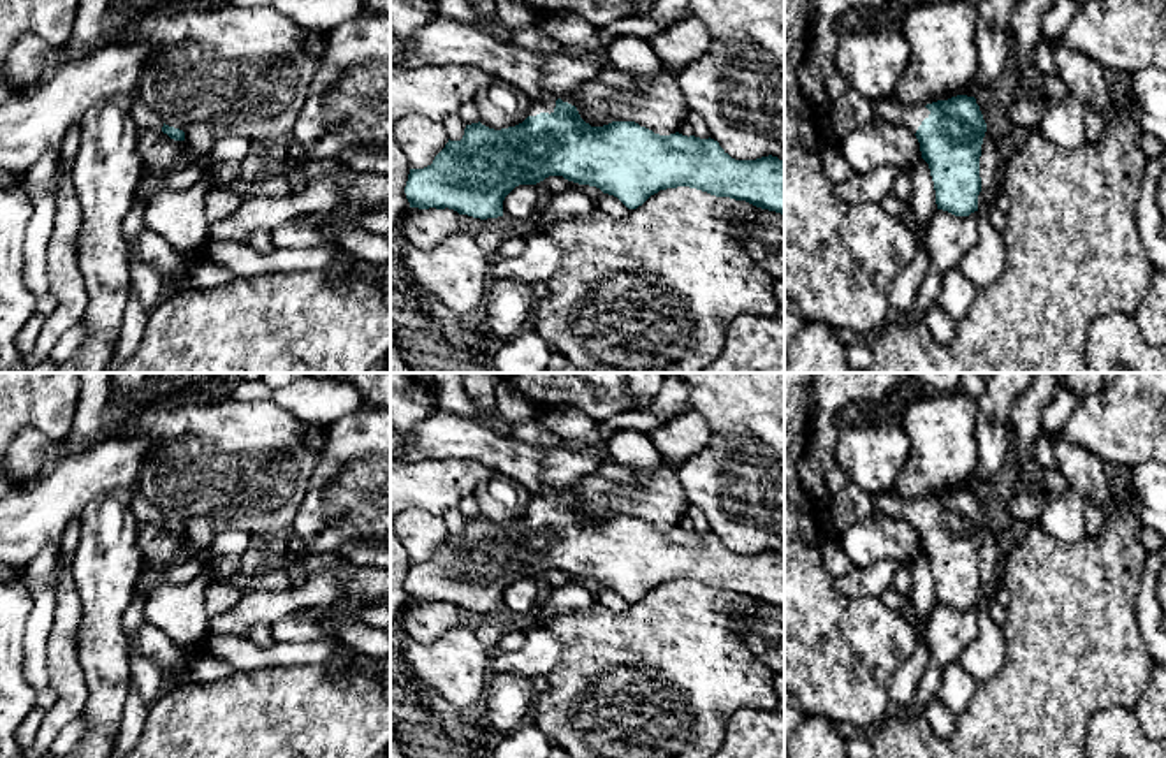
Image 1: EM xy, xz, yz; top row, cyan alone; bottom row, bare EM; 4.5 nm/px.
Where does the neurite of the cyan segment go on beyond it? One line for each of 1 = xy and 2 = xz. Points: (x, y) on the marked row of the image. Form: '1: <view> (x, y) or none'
1: xy (145, 118)
2: xz (547, 104)

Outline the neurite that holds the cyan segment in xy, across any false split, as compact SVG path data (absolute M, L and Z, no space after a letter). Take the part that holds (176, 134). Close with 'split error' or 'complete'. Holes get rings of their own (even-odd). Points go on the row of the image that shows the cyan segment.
M137 95L130 107L130 118L137 130L162 130L174 141L185 141L183 130L165 125L164 120Z; split error

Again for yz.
M957 95L927 106L872 100L874 120L911 130L929 164L937 209L955 216L978 211L980 157L987 123L974 97Z; split error

